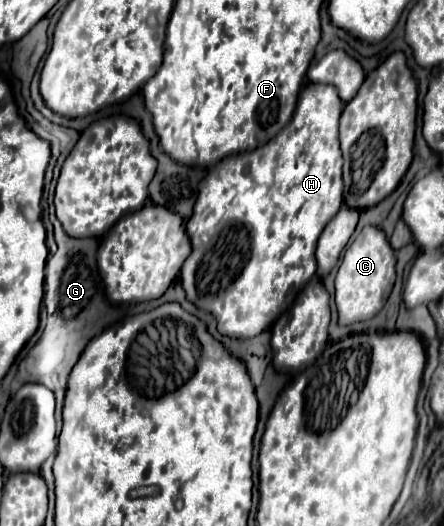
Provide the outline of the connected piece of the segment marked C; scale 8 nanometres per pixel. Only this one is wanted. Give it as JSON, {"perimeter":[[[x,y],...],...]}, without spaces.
{"perimeter":[[[367,225],[345,249],[343,261],[335,275],[335,303],[339,311],[339,323],[349,325],[373,317],[385,305],[393,289],[393,283],[395,283],[395,251],[389,245],[383,229]]]}

